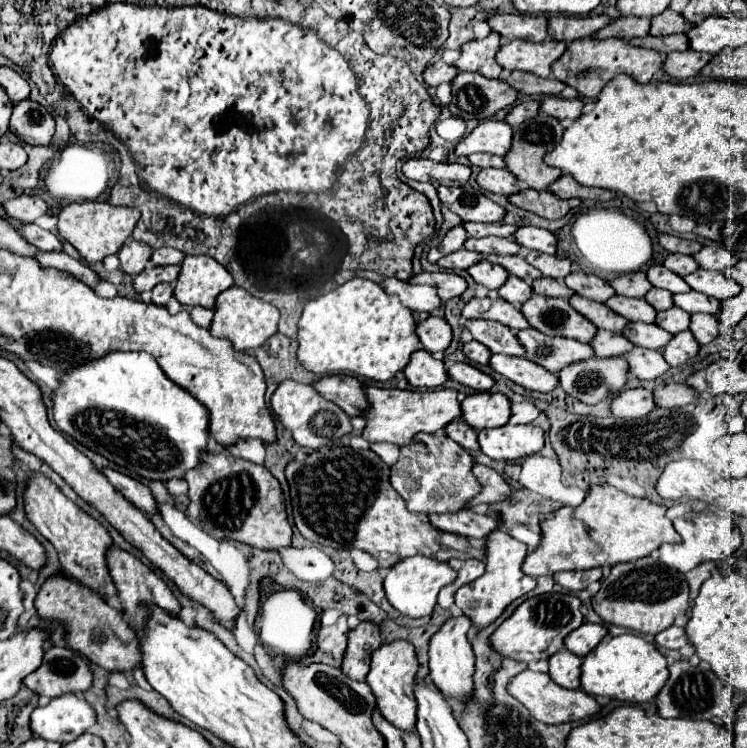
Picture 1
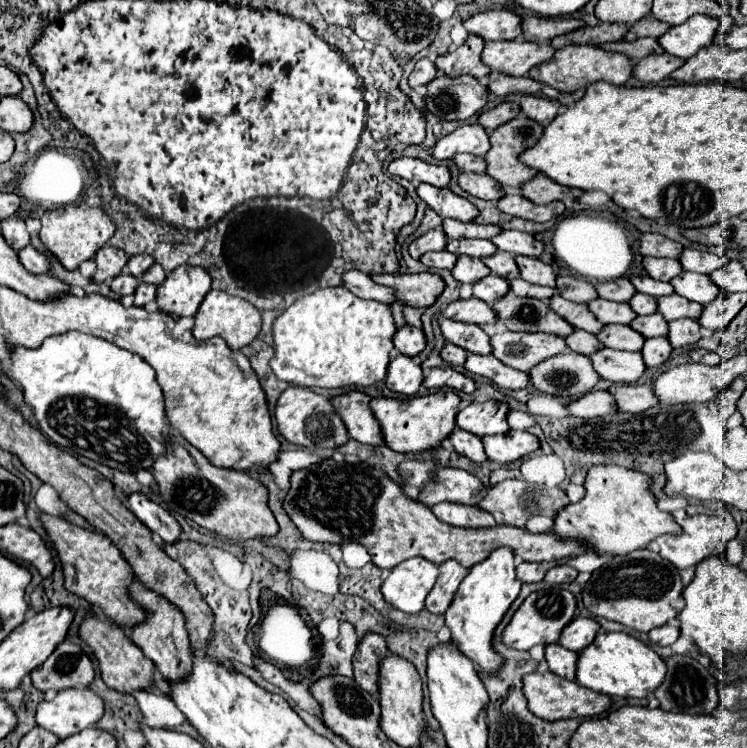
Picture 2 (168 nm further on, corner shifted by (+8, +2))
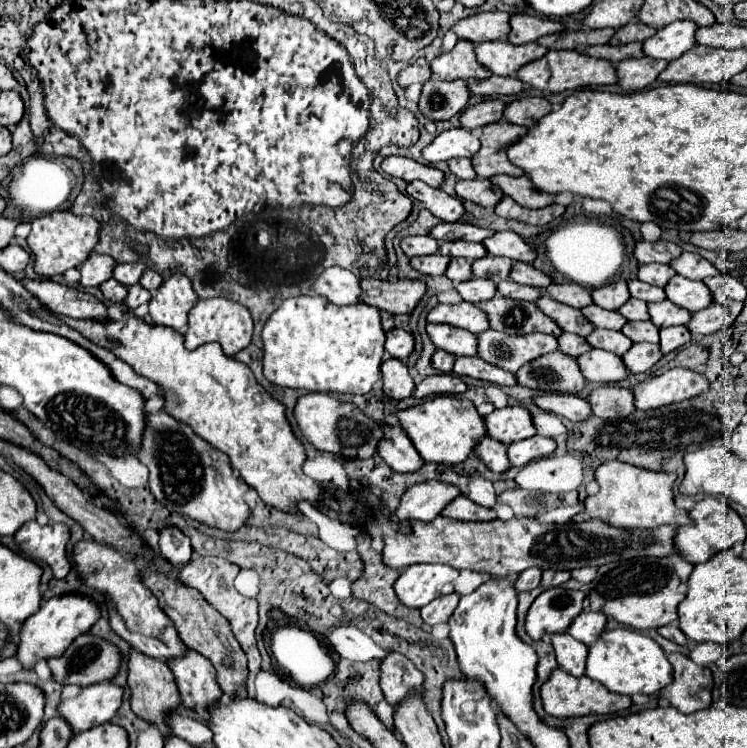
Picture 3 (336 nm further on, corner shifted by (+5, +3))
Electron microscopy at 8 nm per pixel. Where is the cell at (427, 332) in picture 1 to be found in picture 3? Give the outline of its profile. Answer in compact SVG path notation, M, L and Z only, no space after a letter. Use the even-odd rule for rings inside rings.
M393 329L387 333L387 341L385 341L385 351L387 355L407 361L407 357L411 355L411 351L415 349L415 339L409 331L405 329Z

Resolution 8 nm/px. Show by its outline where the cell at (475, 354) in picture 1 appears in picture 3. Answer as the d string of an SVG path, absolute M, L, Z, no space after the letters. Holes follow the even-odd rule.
M437 349L435 351L435 355L433 355L433 367L435 369L439 369L441 373L451 373L453 371L453 363L455 363L455 355L451 355L451 353L447 353L447 351L441 351L441 349Z

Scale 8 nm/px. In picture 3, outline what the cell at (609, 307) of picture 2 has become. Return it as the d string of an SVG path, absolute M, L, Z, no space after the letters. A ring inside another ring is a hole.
M591 303L589 307L583 307L581 311L583 311L583 315L585 315L595 327L619 331L619 329L627 323L627 319L625 319L623 315L619 315L619 311L609 311L609 309L603 309L603 307L595 305L595 303Z

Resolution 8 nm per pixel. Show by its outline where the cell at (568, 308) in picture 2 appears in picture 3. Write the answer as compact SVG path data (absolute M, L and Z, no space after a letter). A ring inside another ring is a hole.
M541 297L541 299L537 301L537 305L539 305L539 309L541 309L545 315L549 315L563 331L577 333L577 335L583 335L583 337L587 337L587 335L593 331L591 321L587 321L587 317L583 317L581 309L575 309L575 307L557 303L557 301L551 299L551 297Z

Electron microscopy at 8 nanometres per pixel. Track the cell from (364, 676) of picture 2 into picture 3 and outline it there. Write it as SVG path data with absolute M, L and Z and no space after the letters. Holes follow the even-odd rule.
M389 651L387 657L381 661L381 691L391 705L397 705L409 691L423 691L423 673L415 669L411 661L403 655Z

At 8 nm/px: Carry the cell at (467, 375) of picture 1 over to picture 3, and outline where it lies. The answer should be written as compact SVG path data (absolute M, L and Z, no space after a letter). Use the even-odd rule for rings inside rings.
M437 373L437 375L429 375L425 377L419 387L415 389L415 397L423 399L423 397L431 397L431 395L441 395L441 393L465 393L467 385L461 377L451 375L451 373Z

